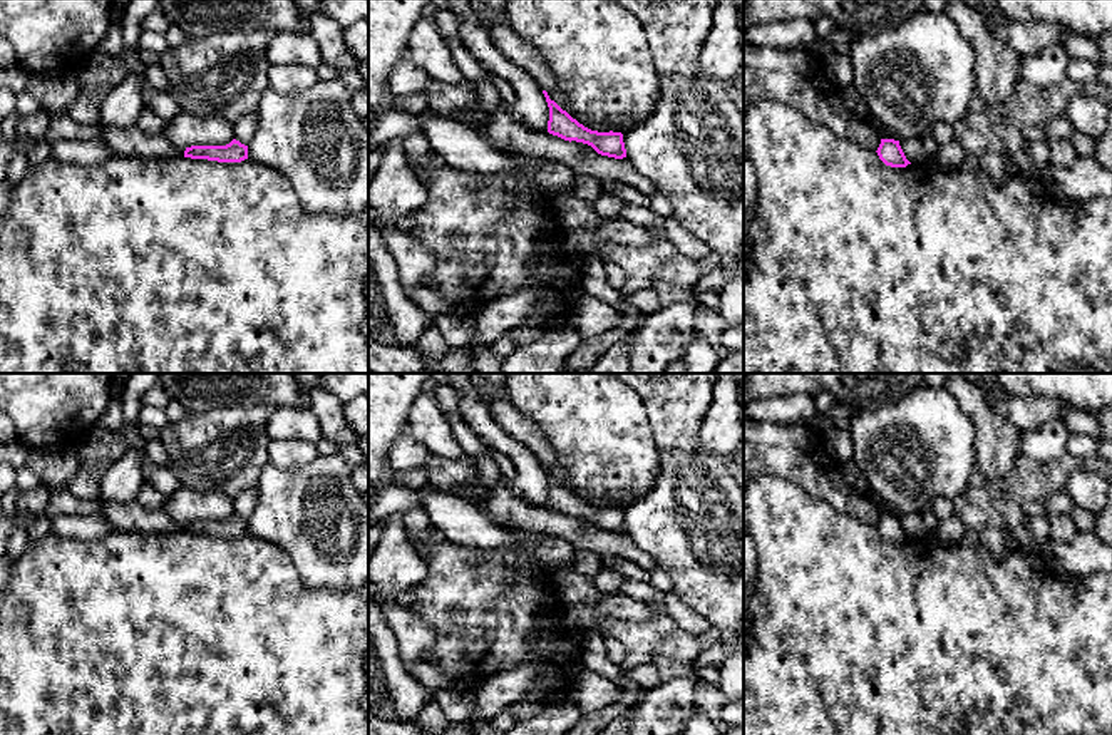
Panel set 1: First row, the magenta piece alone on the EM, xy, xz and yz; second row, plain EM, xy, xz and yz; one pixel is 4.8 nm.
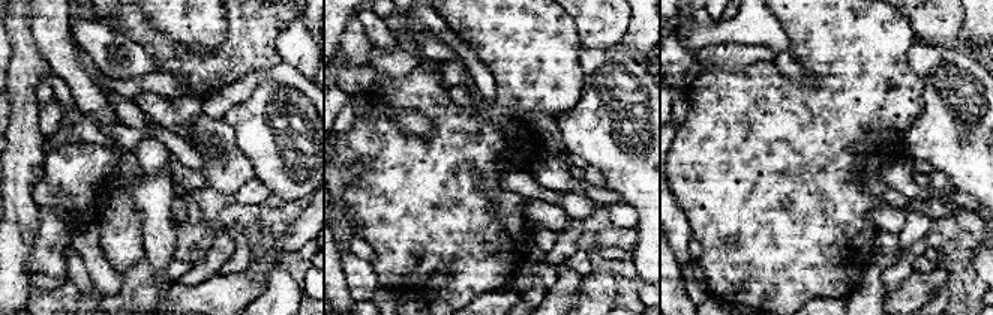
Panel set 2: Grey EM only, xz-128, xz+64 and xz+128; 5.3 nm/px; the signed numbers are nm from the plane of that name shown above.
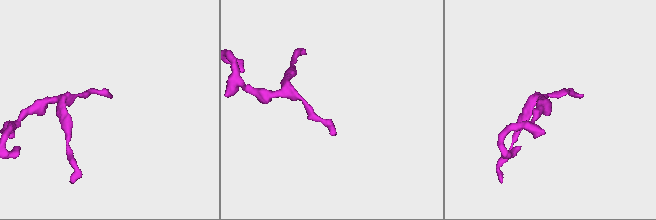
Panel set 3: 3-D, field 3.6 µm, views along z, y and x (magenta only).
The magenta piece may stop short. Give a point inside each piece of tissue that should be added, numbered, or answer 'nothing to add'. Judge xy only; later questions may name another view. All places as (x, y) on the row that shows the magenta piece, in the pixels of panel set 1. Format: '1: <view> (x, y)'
nothing to add

